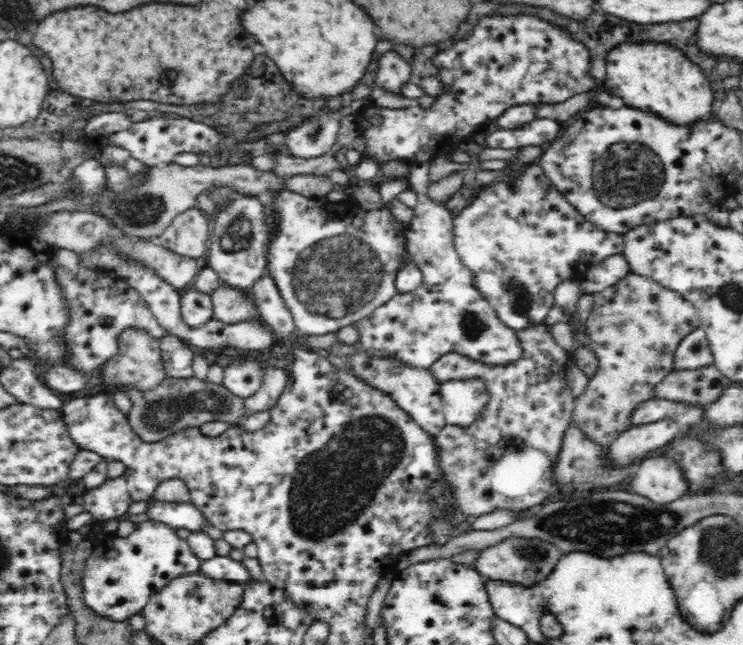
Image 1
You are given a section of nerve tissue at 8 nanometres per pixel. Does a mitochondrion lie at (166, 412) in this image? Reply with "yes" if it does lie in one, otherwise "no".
yes

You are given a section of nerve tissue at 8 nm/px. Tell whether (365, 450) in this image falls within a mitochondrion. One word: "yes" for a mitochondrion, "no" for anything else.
yes

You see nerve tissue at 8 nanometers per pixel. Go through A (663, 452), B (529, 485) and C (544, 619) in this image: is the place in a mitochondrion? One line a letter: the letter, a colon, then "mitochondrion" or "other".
A: other
B: other
C: other

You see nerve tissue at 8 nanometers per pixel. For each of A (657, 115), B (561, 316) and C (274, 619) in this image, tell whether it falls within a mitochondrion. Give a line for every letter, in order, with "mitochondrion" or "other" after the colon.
A: other
B: other
C: other

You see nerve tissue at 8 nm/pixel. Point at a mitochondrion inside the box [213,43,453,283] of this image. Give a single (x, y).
(237, 236)

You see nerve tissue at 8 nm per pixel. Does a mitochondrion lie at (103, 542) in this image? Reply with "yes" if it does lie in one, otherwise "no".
no

